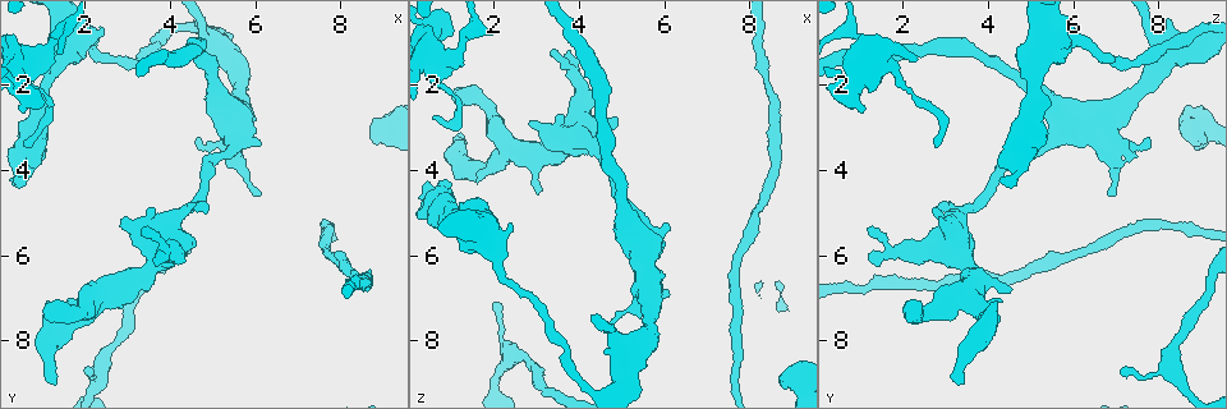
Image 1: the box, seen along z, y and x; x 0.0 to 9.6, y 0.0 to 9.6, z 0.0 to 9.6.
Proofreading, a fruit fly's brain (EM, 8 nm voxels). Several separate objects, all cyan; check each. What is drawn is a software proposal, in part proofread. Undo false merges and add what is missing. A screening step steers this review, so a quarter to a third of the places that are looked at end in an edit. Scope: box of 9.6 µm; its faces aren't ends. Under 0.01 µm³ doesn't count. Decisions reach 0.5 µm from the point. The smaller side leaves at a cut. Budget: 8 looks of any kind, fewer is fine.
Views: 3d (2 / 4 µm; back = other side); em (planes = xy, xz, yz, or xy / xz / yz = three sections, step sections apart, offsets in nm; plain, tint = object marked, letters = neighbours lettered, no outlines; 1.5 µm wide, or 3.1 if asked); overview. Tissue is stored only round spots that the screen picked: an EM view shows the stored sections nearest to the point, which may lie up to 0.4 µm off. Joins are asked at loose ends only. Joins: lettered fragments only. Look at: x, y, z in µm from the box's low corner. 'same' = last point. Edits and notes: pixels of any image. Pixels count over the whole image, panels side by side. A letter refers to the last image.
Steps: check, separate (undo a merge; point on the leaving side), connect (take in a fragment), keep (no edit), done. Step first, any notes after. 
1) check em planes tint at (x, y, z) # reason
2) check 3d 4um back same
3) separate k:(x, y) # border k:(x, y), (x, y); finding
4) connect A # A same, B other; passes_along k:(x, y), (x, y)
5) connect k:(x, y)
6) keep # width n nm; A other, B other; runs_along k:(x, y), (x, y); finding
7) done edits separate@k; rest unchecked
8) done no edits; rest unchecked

check em planes letters at (3.05, 6.95, 4.45) # thick end

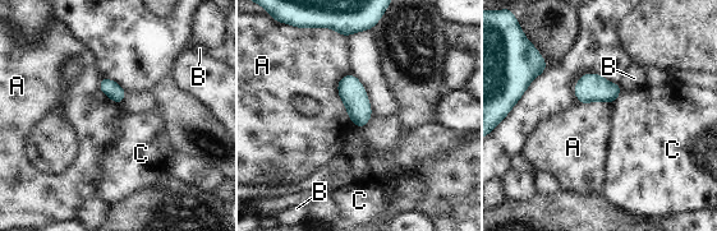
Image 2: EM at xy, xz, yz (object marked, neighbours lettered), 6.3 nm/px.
keep # longest_contact A 360 nm; A other, B other, C other; border 2:(349, 72), (338, 96), (355, 126); none of them fits

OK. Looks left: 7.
check em yz step 4 letters at (6.05, 4.55, 6.90) # branch stops here

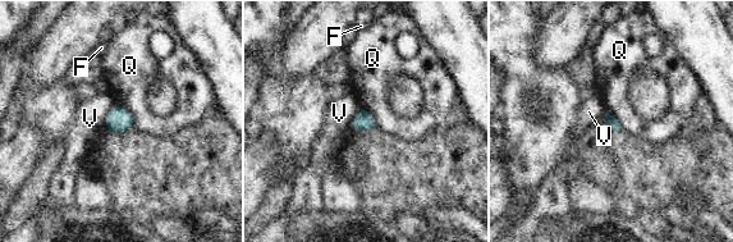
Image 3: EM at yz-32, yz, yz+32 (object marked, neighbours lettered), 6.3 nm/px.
keep # longest_contact Q 200 nm; F other, Q other, V other; none of them fits

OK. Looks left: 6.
check 3d 4um back at (1.00, 7.15, 2.35) # stops while still wide

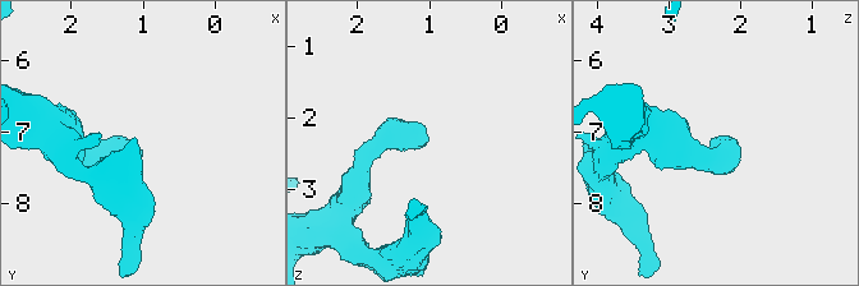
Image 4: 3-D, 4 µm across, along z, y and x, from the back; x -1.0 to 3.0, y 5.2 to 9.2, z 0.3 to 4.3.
check em xz step 8 letters at (1.00, 7.20, 2.35)

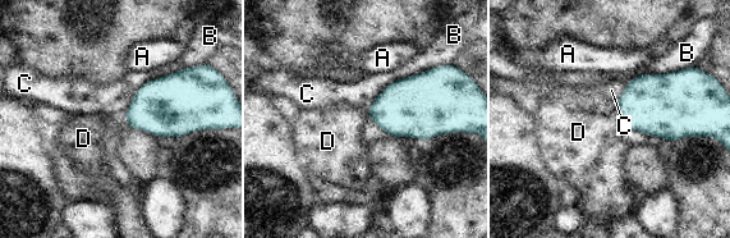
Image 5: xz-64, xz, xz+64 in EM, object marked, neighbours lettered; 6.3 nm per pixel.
check em planes letters same # cut it another way

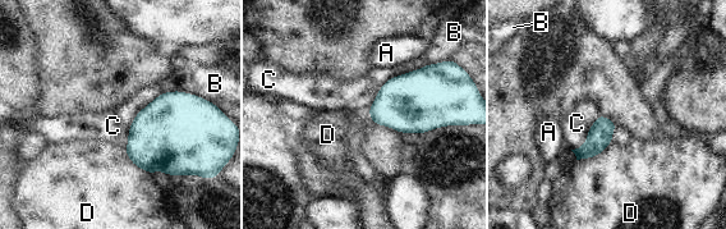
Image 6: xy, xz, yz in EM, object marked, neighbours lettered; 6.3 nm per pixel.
keep # A other, B other, C other, D other; border 6:(157, 96), (133, 118), (124, 147); no lettered fragment goes on from it

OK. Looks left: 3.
done no edits; rest unchecked

